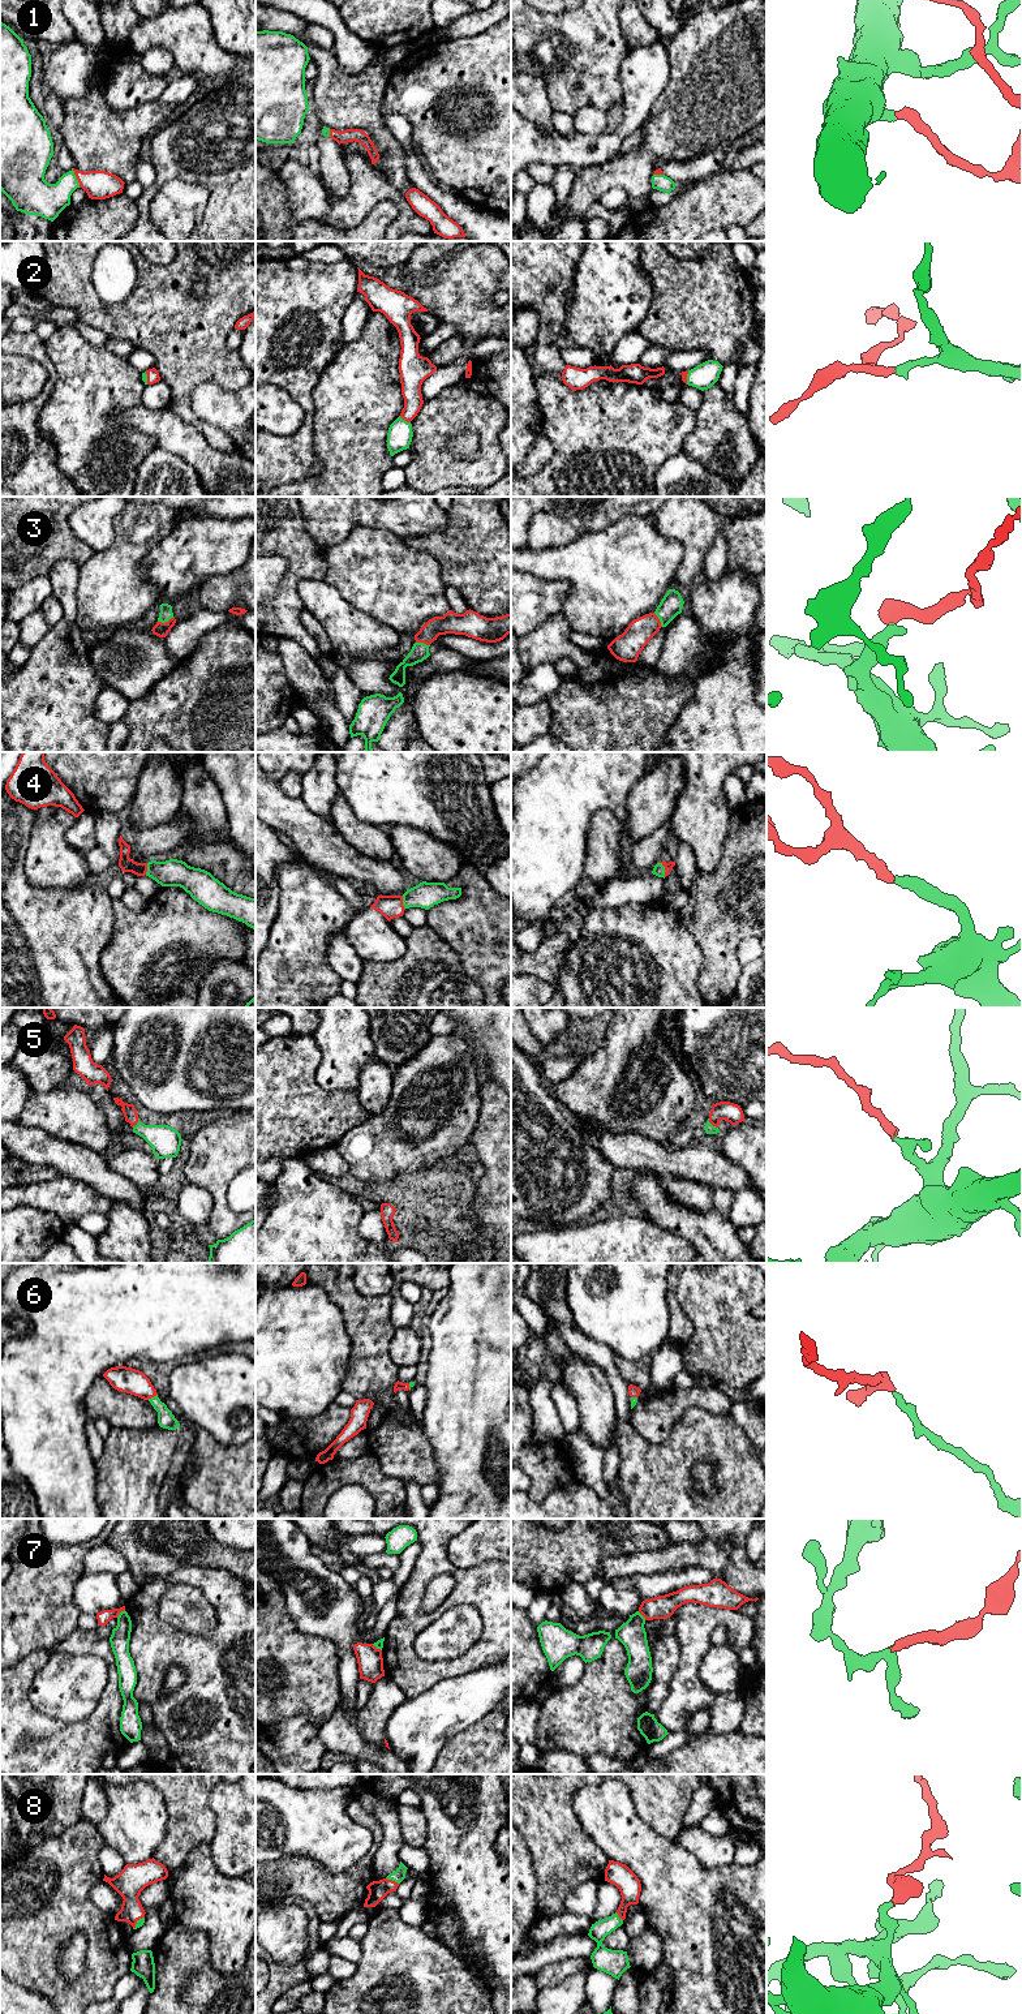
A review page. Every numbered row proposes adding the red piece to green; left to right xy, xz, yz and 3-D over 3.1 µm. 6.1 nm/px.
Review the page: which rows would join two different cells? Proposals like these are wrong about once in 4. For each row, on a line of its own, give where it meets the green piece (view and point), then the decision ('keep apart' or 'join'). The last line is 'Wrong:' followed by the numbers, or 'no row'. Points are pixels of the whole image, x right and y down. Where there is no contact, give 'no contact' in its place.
1: xy (76, 177) | join
2: xz (404, 420) | join
3: xy (166, 621) | join
4: yz (664, 870) | join
5: yz (711, 1124) | join
6: xy (151, 1398) | join
7: xy (120, 1613) | keep apart
8: xz (393, 1880) | join
Wrong: 7

